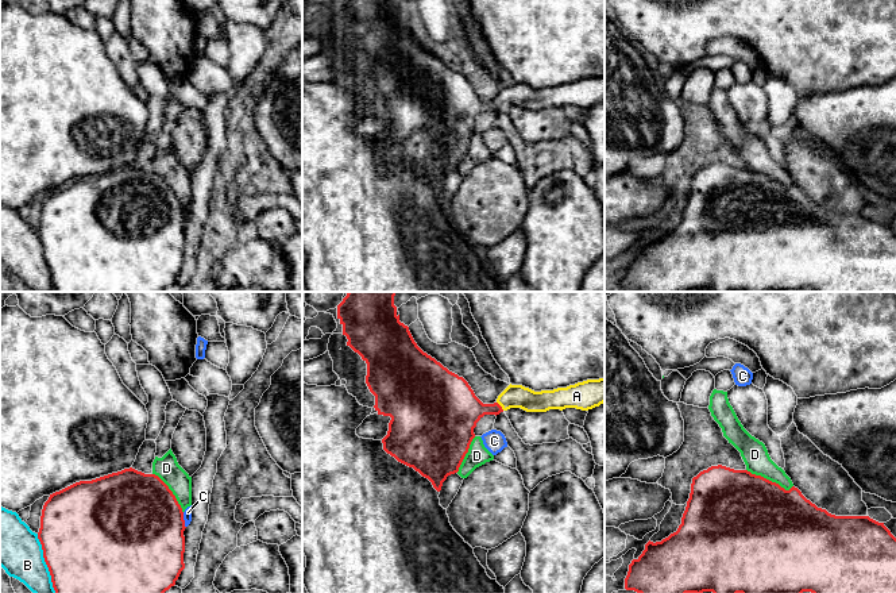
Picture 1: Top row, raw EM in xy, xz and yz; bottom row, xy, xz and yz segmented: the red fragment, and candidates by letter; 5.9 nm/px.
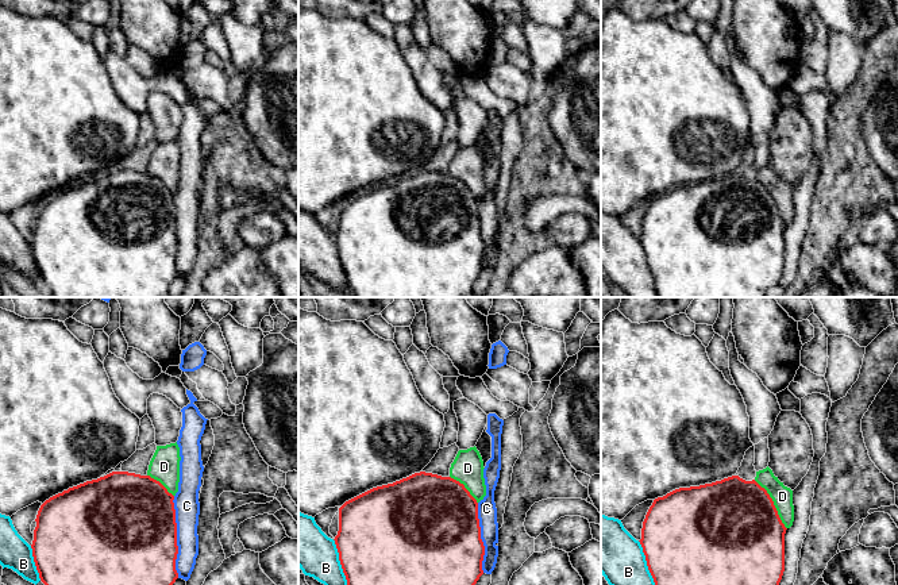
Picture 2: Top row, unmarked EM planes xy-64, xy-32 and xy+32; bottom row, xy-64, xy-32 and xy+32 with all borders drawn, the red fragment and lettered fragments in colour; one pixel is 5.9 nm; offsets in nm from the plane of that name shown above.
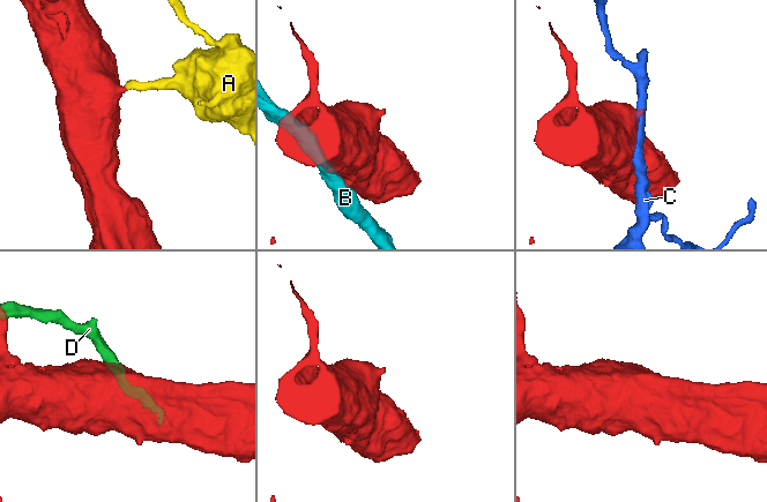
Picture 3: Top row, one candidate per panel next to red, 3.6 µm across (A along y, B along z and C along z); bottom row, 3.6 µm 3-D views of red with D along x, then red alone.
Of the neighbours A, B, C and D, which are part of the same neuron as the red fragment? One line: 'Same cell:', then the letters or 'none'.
Same cell: A

